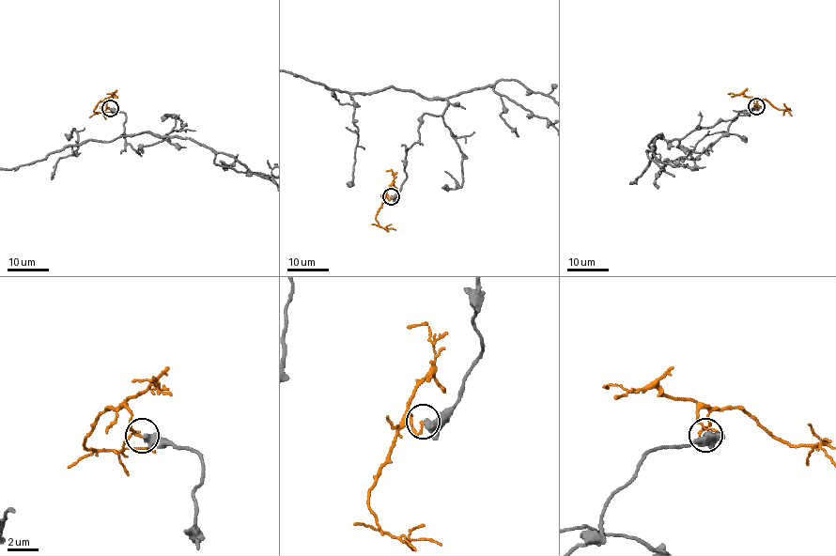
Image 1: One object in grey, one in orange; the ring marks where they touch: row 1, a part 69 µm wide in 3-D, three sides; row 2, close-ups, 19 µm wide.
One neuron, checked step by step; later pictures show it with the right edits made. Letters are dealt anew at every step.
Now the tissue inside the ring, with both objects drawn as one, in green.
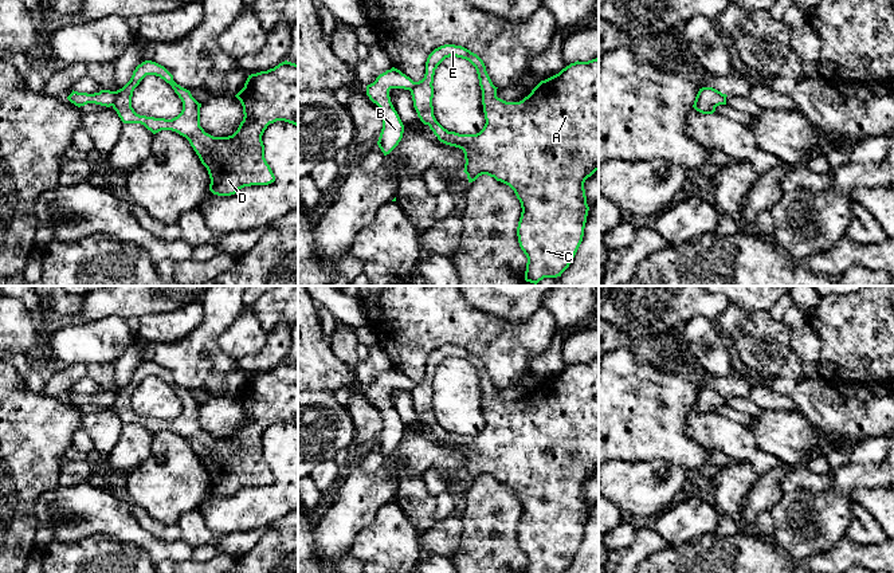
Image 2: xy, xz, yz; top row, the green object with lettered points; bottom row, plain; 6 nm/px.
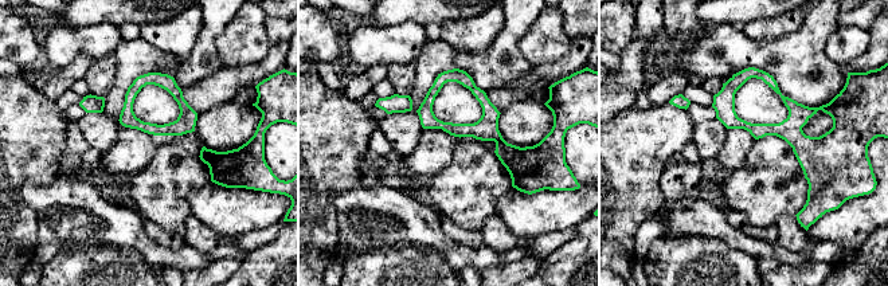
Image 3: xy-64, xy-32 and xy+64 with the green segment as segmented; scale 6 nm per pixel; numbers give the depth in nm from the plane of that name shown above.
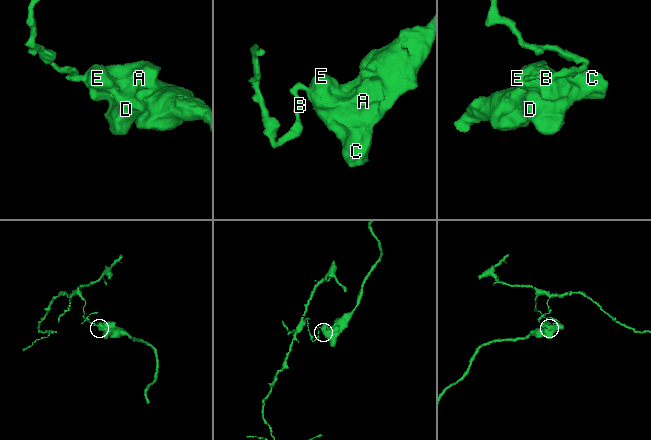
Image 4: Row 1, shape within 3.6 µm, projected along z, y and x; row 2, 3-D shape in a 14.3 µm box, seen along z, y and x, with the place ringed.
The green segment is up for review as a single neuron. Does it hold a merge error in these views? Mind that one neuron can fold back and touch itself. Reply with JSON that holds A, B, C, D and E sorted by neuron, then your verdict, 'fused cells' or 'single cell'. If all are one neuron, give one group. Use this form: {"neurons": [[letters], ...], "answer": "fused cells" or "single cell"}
{"neurons": [["A", "C", "D", "E"], ["B"]], "answer": "fused cells"}

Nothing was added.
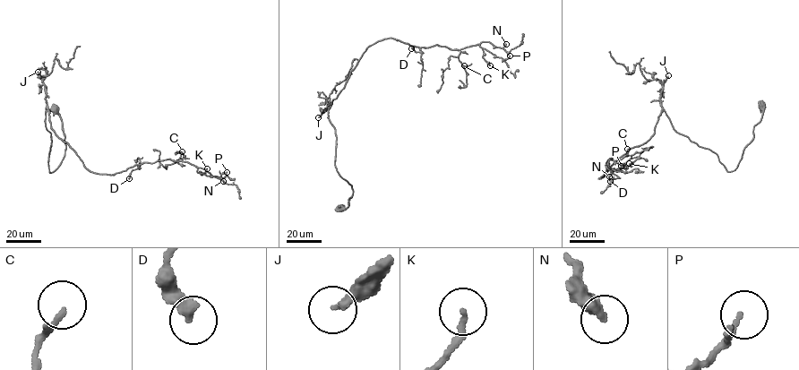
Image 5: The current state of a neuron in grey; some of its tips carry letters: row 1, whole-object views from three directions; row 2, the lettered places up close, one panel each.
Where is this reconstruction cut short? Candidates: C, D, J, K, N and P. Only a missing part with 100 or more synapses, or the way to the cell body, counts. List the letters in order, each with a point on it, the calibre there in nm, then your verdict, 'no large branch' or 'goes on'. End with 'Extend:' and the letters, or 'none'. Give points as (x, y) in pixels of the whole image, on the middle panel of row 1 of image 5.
C: at (464, 65); 180 nm thick; no large branch
D: at (411, 48); 440 nm thick; no large branch
J: at (318, 117); 360 nm thick; goes on
K: at (490, 65); 200 nm thick; no large branch
N: at (506, 44); 500 nm thick; no large branch
P: at (510, 55); 110 nm thick; no large branch
Extend: J

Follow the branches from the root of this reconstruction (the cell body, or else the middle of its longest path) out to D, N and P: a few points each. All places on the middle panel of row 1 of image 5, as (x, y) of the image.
D: (340, 208), (348, 205), (353, 189), (335, 166), (331, 101), (369, 46), (392, 38), (421, 51), (411, 48)
N: (340, 208), (353, 189), (336, 168), (328, 111), (369, 46), (390, 38), (451, 49), (506, 44)
P: (340, 208), (353, 189), (336, 168), (328, 111), (369, 46), (392, 38), (510, 55)

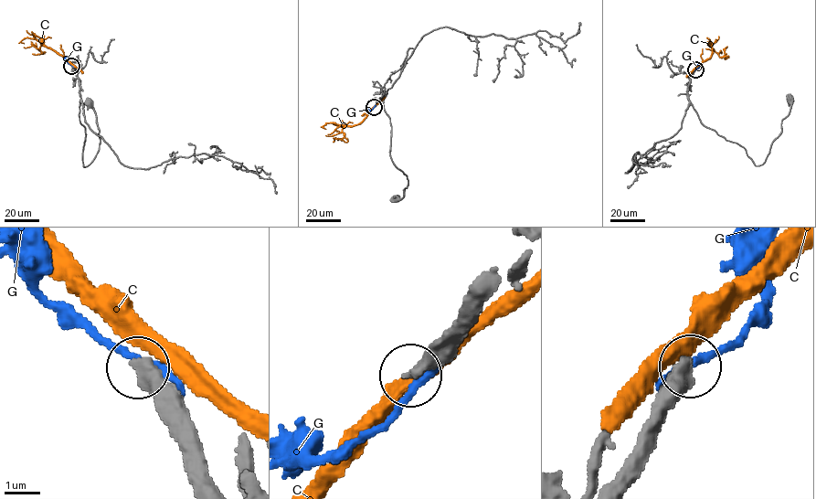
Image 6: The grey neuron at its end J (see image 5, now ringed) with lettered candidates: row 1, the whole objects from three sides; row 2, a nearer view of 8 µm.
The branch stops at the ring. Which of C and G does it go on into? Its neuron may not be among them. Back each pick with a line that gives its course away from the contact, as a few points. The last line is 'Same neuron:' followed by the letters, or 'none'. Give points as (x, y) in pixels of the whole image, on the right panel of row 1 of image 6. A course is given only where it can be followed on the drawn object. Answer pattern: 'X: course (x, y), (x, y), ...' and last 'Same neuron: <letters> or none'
Same neuron: none

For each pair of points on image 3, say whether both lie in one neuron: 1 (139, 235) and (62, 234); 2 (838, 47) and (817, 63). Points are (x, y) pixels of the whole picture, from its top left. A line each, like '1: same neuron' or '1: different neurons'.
1: same neuron
2: different neurons

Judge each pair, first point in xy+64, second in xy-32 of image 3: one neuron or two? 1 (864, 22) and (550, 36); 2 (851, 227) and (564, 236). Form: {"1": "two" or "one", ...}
{"1": "two", "2": "two"}

